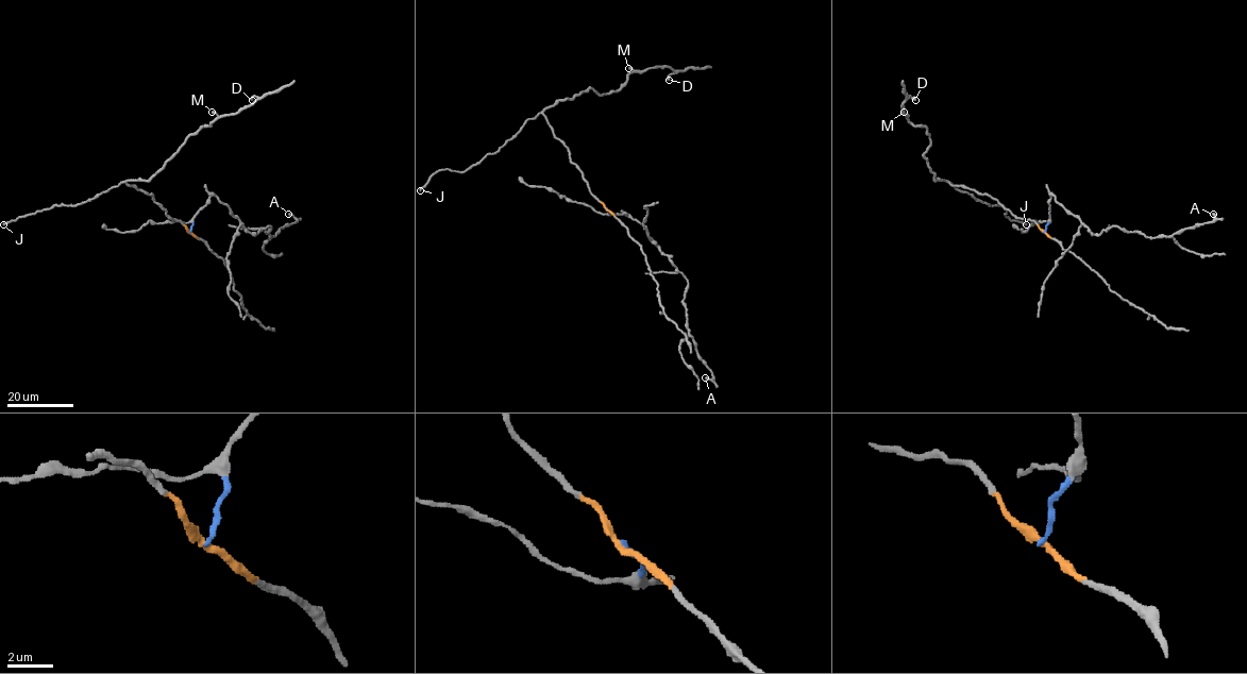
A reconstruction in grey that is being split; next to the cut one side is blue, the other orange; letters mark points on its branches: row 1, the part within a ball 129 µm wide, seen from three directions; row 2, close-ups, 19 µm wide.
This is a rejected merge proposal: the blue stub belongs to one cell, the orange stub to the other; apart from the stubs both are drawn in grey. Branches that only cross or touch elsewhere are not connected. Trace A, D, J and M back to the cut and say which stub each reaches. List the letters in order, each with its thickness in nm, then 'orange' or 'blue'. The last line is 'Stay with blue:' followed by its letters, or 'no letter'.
A: calibre 480 nm; blue
D: calibre 480 nm; orange
J: calibre 320 nm; orange
M: calibre 460 nm; orange
Stay with blue: A

